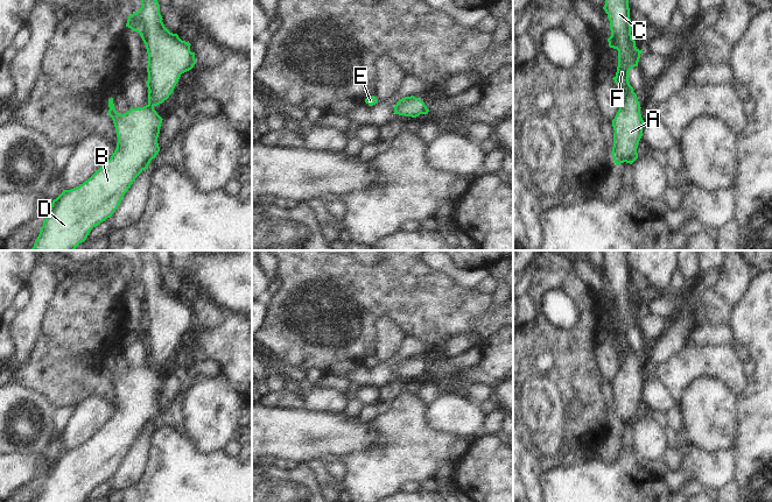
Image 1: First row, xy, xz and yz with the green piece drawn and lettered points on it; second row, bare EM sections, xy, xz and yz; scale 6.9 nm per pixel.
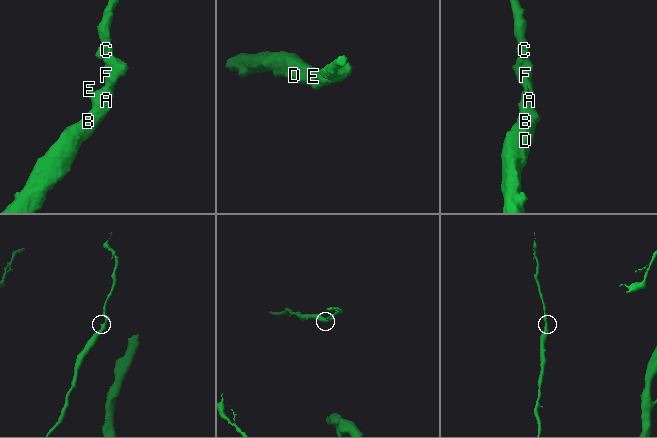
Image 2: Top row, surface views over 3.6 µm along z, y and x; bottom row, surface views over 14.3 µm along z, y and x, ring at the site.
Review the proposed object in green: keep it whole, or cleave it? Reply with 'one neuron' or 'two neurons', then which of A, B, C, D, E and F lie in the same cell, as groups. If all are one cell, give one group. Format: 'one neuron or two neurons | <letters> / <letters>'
one neuron | A B C D E F

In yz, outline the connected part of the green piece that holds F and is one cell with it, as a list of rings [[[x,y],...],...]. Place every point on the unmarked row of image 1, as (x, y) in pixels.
[[[602,250],[605,266],[603,270],[610,282],[609,307],[618,311],[618,327],[612,339],[619,349],[619,370],[612,381],[612,418],[616,426],[632,425],[637,419],[637,409],[643,397],[644,381],[640,365],[629,342],[629,333],[638,327],[640,314],[631,296],[629,259],[622,250]]]

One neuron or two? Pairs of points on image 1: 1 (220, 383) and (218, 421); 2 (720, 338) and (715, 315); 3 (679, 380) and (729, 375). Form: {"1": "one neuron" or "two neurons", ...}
{"1": "one neuron", "2": "two neurons", "3": "one neuron"}

